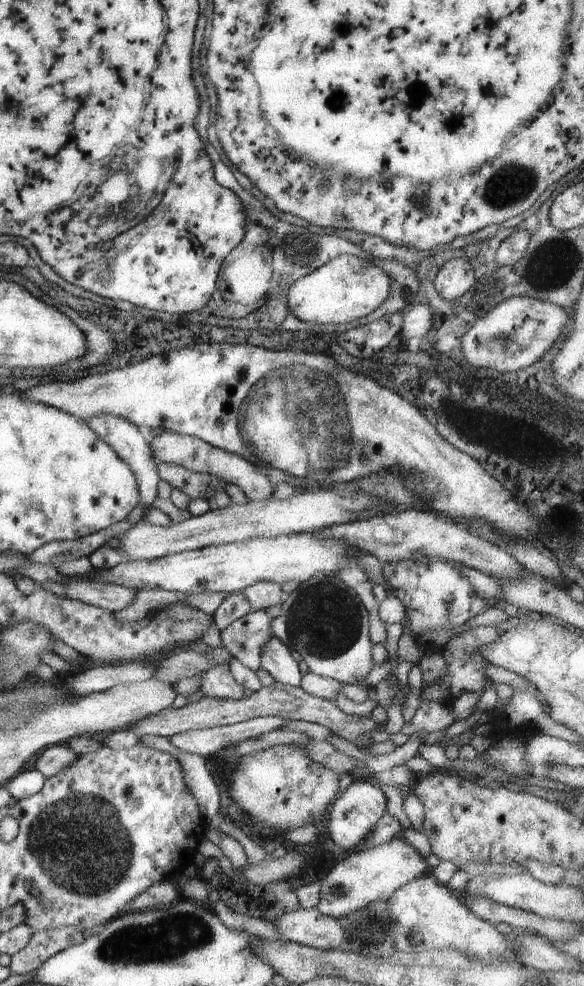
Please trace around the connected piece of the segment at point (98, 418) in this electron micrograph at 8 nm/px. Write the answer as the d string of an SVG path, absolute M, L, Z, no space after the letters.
M99 413L98 415L89 417L86 420L88 427L101 439L108 444L113 452L133 471L137 481L137 492L139 497L139 505L143 508L145 504L149 504L153 498L157 497L157 483L159 481L156 466L156 460L151 454L151 449L145 438L141 436L137 425L124 418L113 416L110 414Z

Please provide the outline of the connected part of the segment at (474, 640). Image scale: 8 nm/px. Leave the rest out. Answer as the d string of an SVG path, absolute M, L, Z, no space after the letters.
M479 625L457 635L451 635L449 640L446 640L445 644L440 648L446 662L446 673L428 685L422 684L419 695L420 700L446 704L456 700L464 692L476 692L479 694L483 692L485 686L488 685L485 668L487 668L489 663L477 650L484 645L492 645L502 632L502 626Z

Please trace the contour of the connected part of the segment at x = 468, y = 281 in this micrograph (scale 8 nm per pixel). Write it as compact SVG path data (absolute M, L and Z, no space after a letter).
M464 257L445 261L433 281L437 294L446 300L454 300L469 290L475 278L472 267L472 263Z

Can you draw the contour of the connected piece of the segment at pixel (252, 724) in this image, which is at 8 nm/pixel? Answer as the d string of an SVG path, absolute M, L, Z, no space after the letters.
M253 717L234 725L183 731L169 737L169 742L180 751L206 758L220 748L235 744L245 738L256 738L264 732L281 729L286 719L279 717Z

